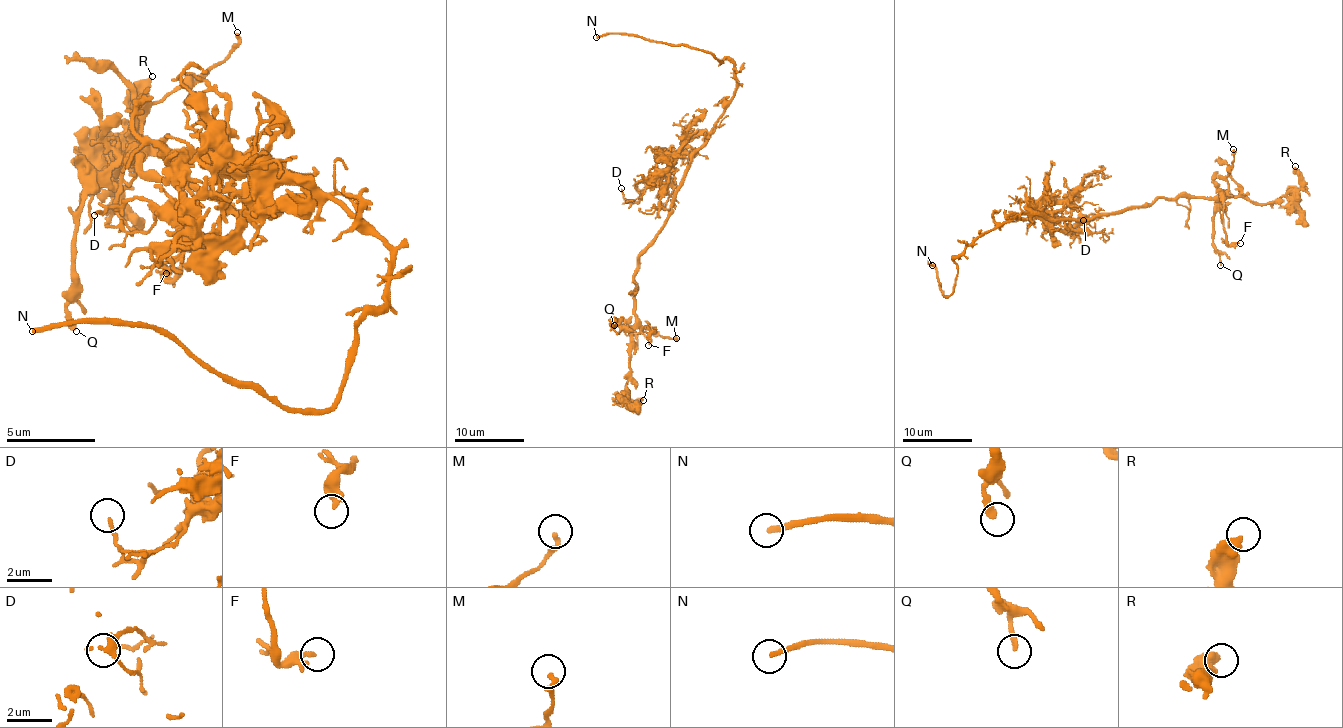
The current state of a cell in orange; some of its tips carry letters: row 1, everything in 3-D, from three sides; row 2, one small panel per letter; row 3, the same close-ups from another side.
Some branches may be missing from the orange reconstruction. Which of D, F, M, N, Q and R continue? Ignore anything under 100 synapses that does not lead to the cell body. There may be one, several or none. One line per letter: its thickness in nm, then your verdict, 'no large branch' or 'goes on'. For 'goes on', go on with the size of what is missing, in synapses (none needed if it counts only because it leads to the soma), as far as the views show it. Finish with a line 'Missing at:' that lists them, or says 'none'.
D: 140 nm thick; no large branch
F: 160 nm thick; no large branch
M: 240 nm thick; no large branch
N: 240 nm thick; goes on
Q: 240 nm thick; no large branch
R: 440 nm thick; no large branch
Missing at: N

